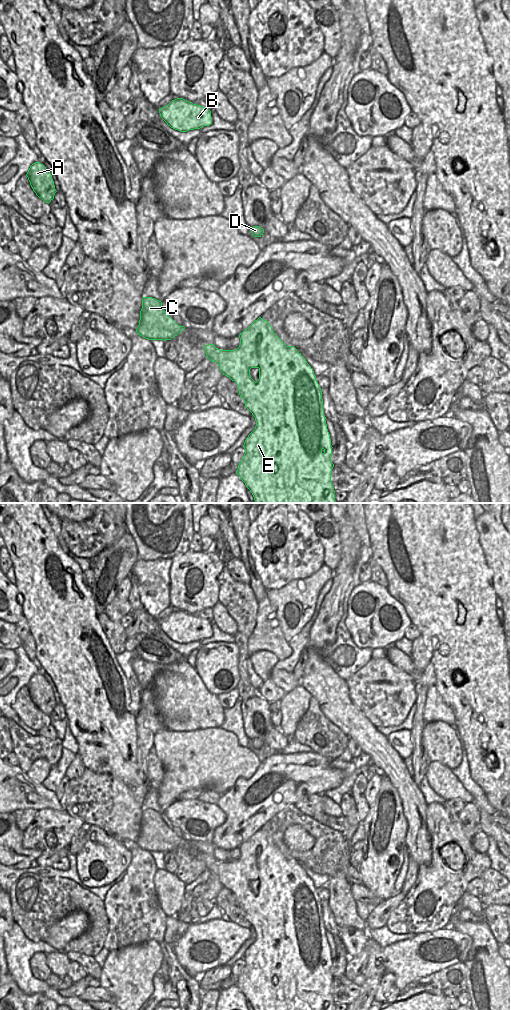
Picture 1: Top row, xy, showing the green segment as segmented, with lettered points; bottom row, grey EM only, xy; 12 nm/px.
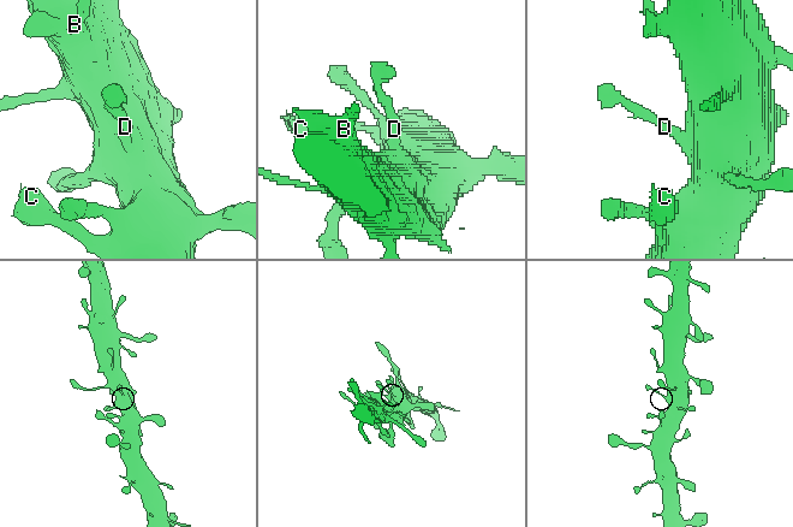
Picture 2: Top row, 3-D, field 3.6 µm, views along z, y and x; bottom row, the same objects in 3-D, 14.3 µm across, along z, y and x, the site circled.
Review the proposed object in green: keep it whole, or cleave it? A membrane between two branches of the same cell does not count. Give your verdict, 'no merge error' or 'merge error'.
no merge error

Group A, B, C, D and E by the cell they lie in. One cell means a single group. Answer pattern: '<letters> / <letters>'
A B C D E

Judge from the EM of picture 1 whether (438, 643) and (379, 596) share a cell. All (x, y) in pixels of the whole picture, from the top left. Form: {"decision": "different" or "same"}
{"decision": "different"}

